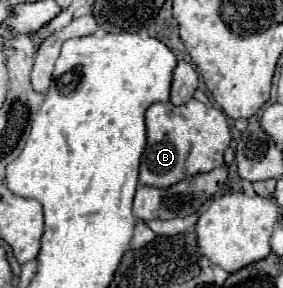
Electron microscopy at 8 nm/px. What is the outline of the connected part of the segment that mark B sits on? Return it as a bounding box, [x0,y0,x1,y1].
[139,99,229,187]

